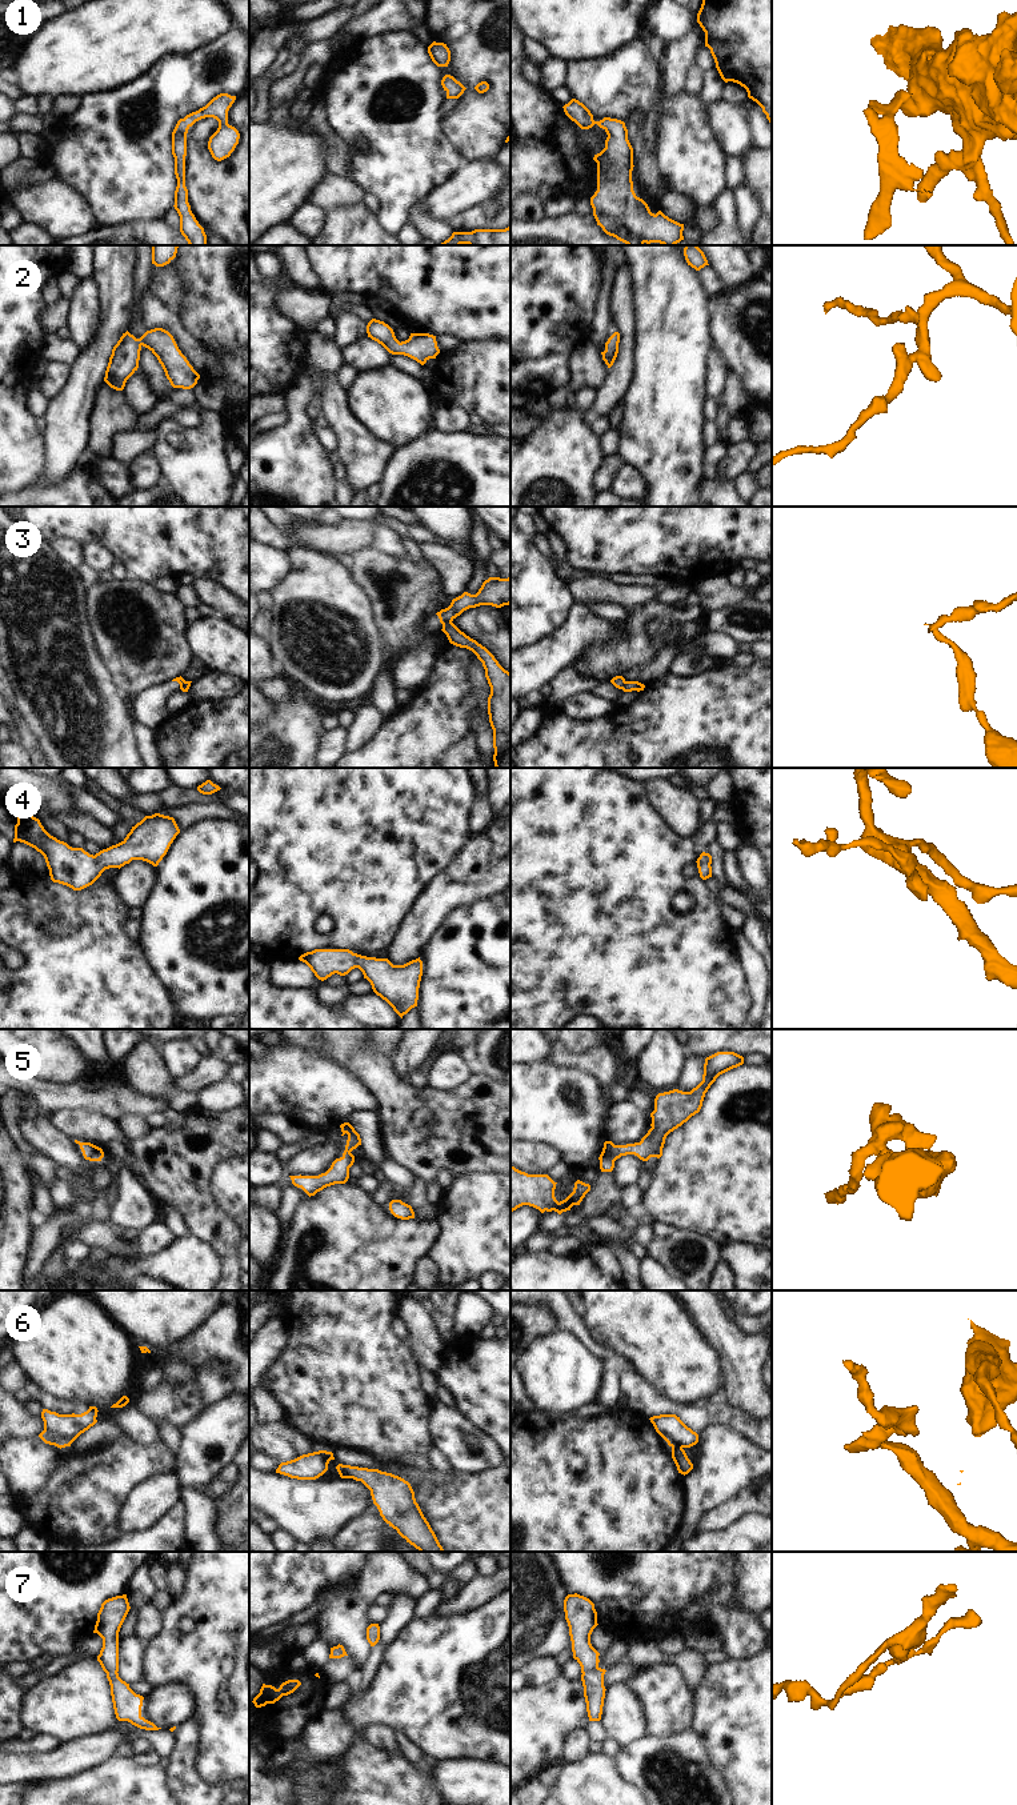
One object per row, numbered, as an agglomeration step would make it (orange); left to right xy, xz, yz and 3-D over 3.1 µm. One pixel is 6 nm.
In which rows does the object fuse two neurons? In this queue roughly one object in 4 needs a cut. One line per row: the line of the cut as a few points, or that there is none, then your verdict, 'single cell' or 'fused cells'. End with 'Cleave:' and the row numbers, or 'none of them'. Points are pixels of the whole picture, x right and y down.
1: no cut | single cell
2: no cut | single cell
3: xz (451, 621), (443, 624) | fused cells
4: no cut | single cell
5: no cut | single cell
6: yz (672, 1445), (677, 1445), (681, 1449) | fused cells
7: no cut | single cell
Cleave: 3, 6

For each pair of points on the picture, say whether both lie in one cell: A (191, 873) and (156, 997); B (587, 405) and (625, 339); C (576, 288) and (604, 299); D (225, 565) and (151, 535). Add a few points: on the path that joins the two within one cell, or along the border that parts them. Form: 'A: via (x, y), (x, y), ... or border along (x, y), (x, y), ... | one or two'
A: border along (143, 955), (175, 1009) | two
B: border along (597, 392), (595, 404), (584, 415) | two
C: border along (603, 265), (603, 288), (592, 327) | two
D: via (207, 547), (201, 541), (169, 541) | one

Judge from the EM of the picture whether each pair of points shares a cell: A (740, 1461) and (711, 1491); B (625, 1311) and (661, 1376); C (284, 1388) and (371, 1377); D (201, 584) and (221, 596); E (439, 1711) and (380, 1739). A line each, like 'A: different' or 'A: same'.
A: same
B: same
C: same
D: same
E: different

